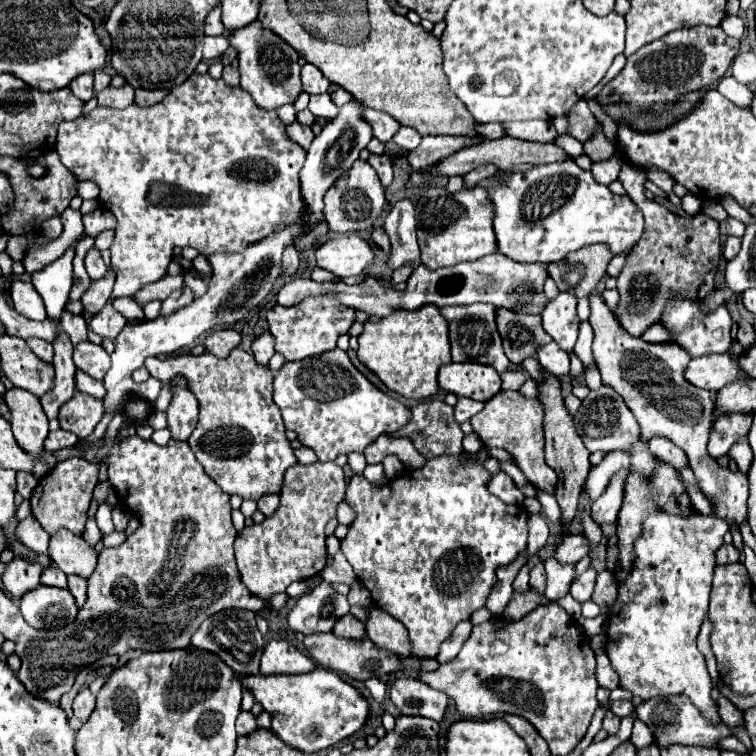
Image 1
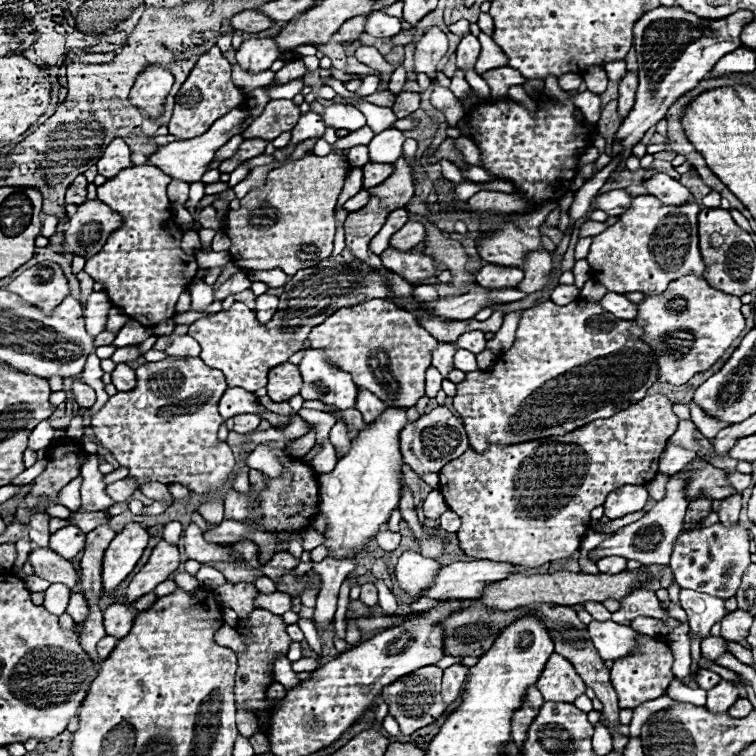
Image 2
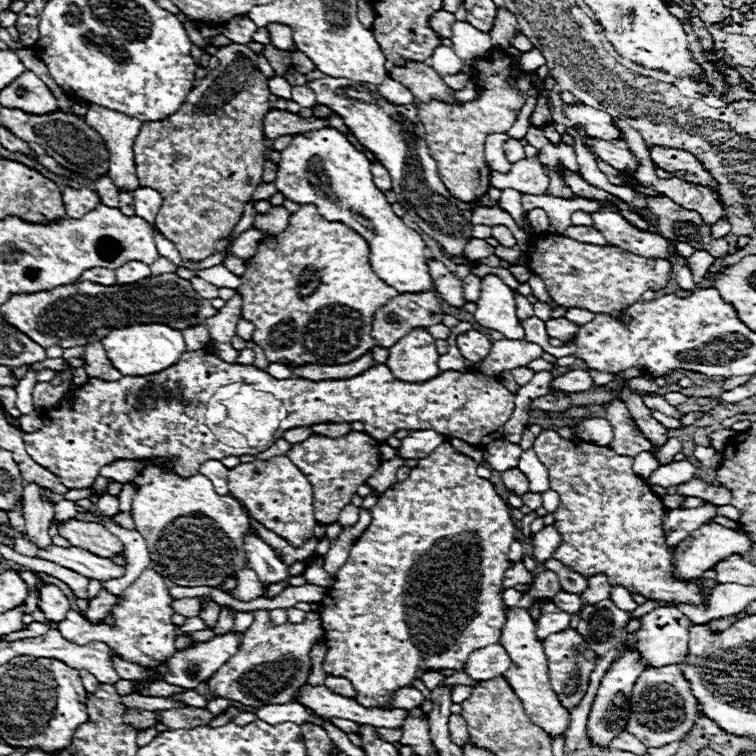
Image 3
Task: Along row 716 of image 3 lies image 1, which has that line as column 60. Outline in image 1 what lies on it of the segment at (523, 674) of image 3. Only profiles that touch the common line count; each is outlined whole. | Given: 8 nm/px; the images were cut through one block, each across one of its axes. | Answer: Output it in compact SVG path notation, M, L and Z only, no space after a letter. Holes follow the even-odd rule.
M64 528L50 538L50 558L64 574L76 574L82 578L90 578L98 564L98 552L94 546Z

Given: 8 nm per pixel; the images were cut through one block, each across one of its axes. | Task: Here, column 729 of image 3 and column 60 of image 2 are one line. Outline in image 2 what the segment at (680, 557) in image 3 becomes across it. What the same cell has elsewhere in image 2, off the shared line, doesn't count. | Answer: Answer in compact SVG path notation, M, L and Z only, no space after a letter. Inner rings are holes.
M64 526L50 536L50 548L62 558L72 560L80 550L84 550L86 534L76 526Z

